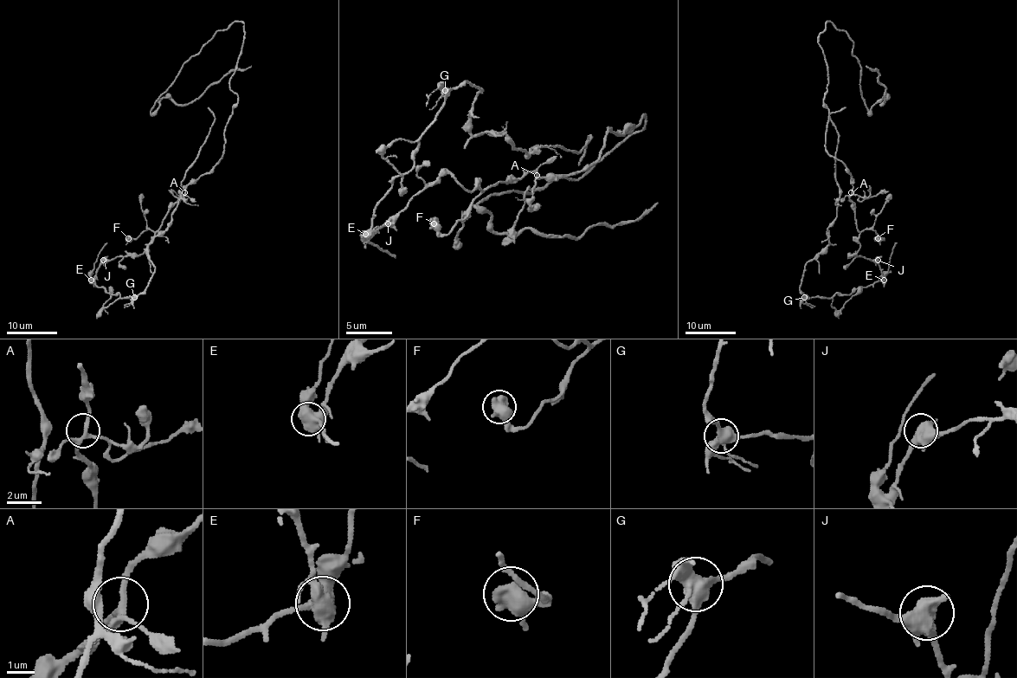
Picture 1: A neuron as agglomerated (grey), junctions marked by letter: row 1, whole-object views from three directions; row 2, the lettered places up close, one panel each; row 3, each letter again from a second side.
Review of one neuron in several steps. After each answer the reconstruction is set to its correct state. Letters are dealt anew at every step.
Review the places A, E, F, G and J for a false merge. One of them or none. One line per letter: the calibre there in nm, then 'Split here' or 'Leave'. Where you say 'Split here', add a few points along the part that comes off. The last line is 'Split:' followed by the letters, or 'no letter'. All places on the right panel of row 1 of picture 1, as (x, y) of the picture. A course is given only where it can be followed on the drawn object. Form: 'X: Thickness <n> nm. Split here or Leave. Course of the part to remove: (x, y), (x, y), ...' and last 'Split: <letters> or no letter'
A: Thickness 220 nm. Leave
E: Thickness 600 nm. Split here. Course of the part to remove: (884, 280), (829, 297), (807, 297), (800, 288), (836, 218), (839, 135), (831, 113), (846, 107)
F: Thickness 550 nm. Leave
G: Thickness 480 nm. Leave
J: Thickness 480 nm. Leave
Split: E

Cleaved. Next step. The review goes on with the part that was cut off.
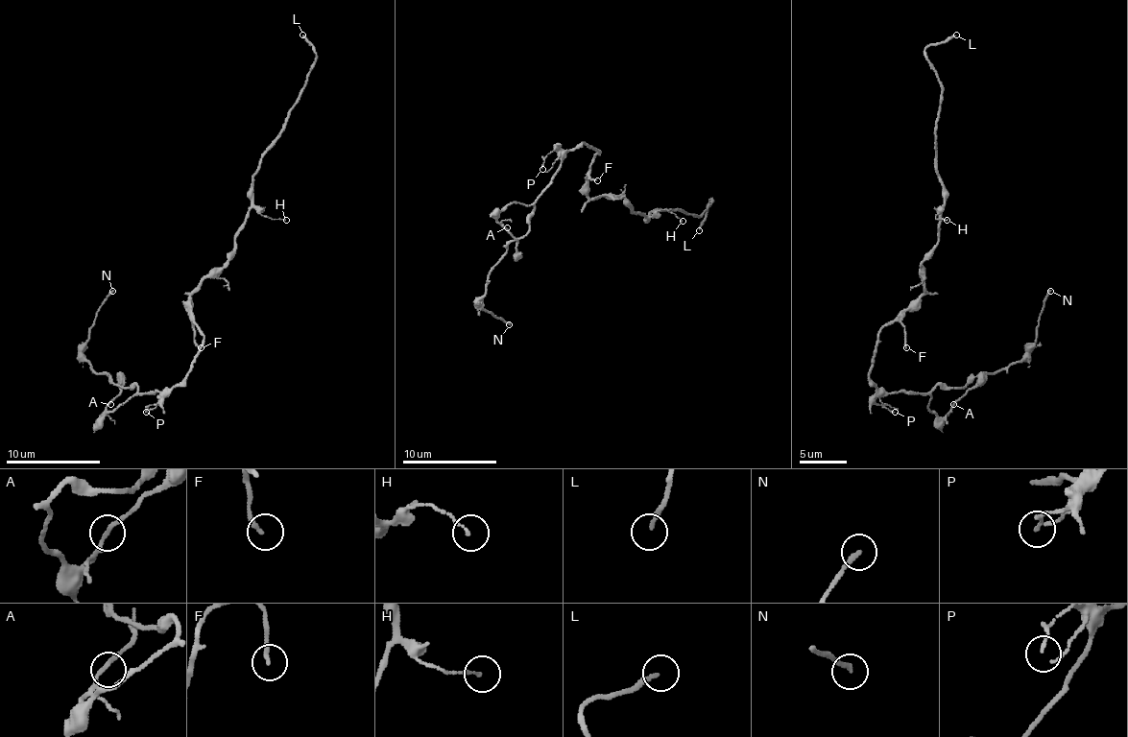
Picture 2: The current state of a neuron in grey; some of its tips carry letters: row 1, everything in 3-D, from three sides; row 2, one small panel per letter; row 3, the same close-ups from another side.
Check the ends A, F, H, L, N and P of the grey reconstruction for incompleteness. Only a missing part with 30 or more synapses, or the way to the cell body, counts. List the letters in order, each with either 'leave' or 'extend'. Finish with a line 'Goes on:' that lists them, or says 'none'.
A: leave
F: leave
H: leave
L: extend
N: leave
P: leave
Goes on: L

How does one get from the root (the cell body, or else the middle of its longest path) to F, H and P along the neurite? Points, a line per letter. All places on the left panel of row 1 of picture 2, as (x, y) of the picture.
F: (193, 317), (193, 341), (201, 347)
H: (193, 317), (191, 293), (227, 262), (246, 215), (254, 207), (274, 220), (286, 220)
P: (193, 317), (203, 336), (203, 344), (193, 367), (160, 404), (146, 412)

